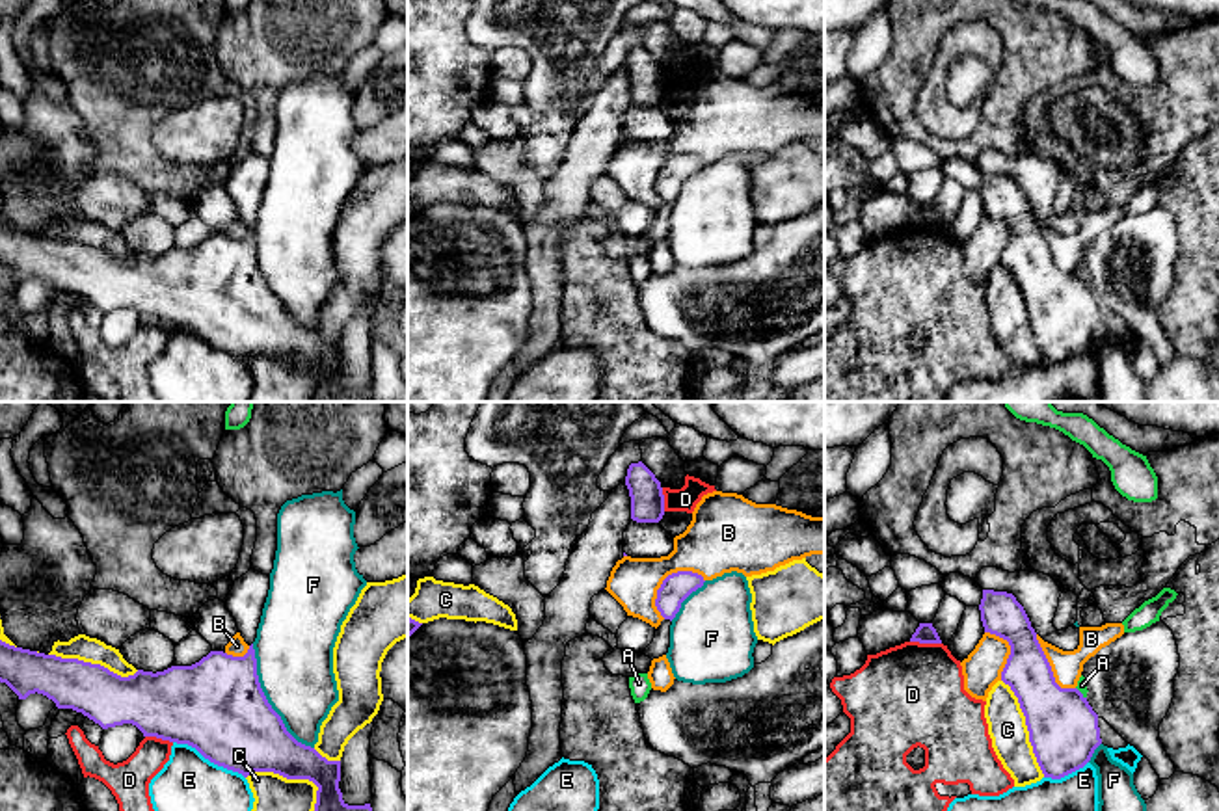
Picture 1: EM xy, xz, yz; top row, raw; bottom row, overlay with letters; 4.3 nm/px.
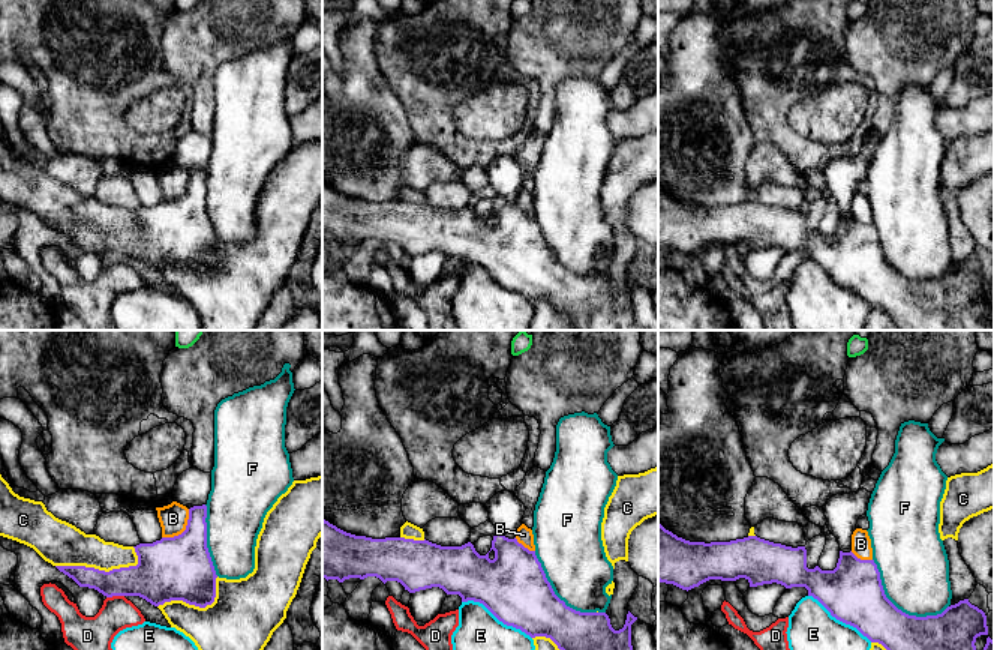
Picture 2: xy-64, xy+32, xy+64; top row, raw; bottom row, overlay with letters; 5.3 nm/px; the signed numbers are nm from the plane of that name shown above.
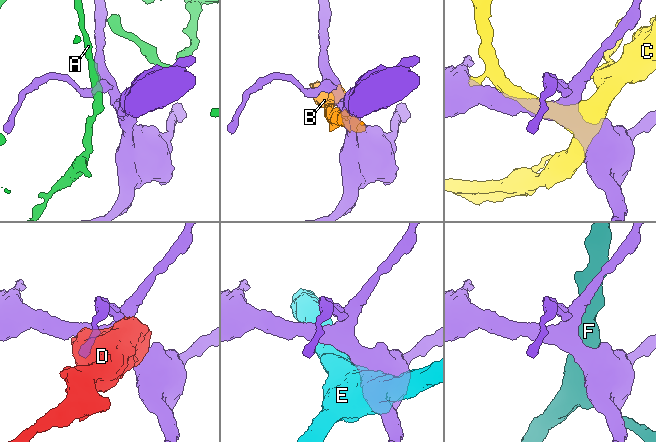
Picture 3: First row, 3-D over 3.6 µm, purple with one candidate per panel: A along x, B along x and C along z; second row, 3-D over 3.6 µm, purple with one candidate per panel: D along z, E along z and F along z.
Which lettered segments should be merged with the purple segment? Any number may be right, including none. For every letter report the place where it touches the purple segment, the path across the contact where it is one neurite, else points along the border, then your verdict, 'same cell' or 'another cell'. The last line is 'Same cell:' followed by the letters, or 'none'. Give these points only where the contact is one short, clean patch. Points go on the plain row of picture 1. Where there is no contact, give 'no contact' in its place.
A: contact yz (1080, 276); border yz (1076, 270), (1085, 281); another cell
B: contact xz (663, 164); another cell
C: contact xy (296, 361); another cell
D: contact yz (925, 226); another cell
E: contact xy (209, 343); another cell
F: contact xy (267, 283); another cell
Same cell: none

